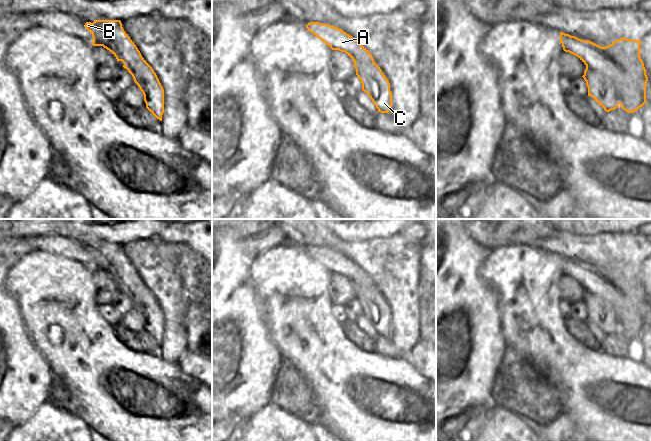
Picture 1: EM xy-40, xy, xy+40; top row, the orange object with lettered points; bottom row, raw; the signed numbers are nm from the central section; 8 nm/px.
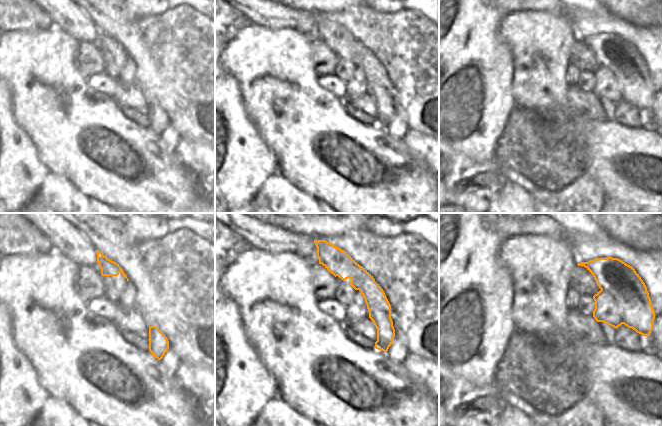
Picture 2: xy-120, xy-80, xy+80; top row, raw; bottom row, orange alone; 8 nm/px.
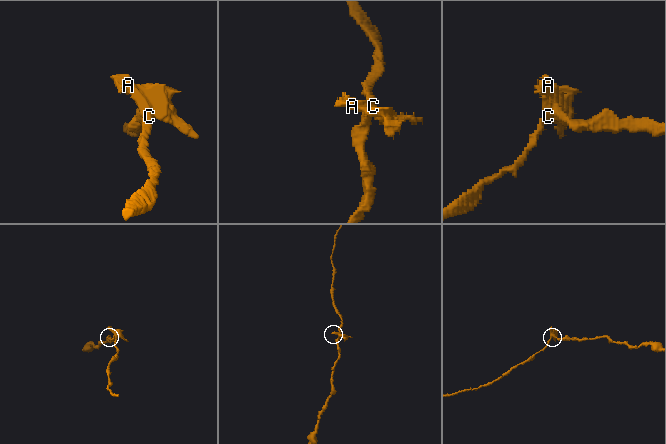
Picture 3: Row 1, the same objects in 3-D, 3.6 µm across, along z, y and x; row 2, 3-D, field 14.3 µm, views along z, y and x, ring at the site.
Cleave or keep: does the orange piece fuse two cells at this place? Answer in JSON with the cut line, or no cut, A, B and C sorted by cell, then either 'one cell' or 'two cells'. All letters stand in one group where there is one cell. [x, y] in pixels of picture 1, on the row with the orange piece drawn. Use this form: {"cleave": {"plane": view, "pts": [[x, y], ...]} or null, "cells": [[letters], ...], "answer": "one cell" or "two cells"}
{"cleave": {"plane": "xy+40", "pts": [[586, 67], [593, 72], [600, 71], [611, 79], [620, 103]]}, "cells": [["A", "B"], ["C"]], "answer": "two cells"}

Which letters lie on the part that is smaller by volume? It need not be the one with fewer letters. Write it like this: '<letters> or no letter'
A, B

